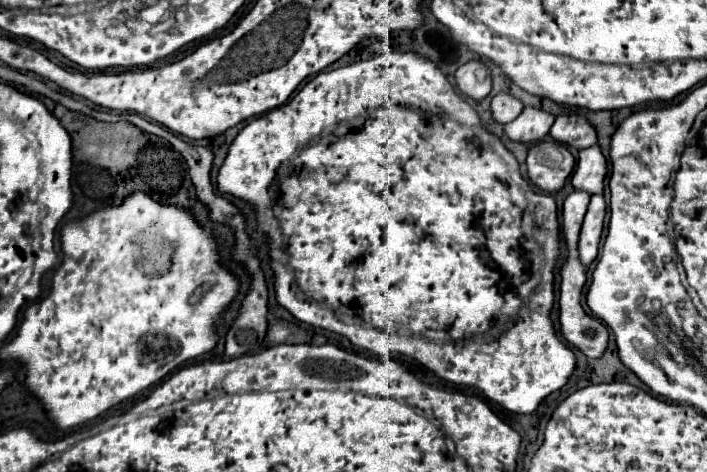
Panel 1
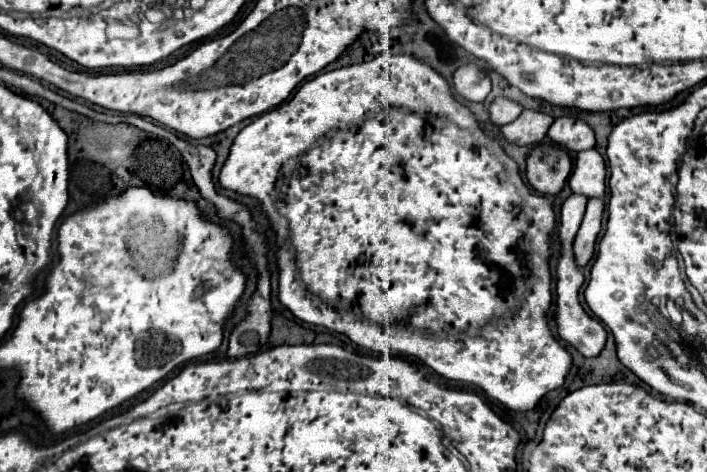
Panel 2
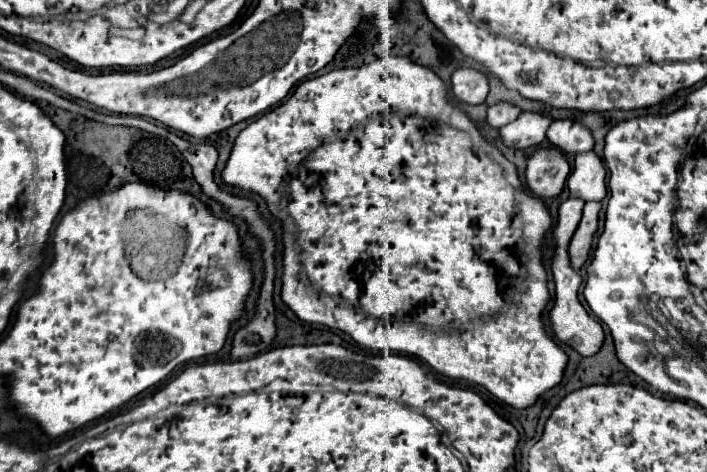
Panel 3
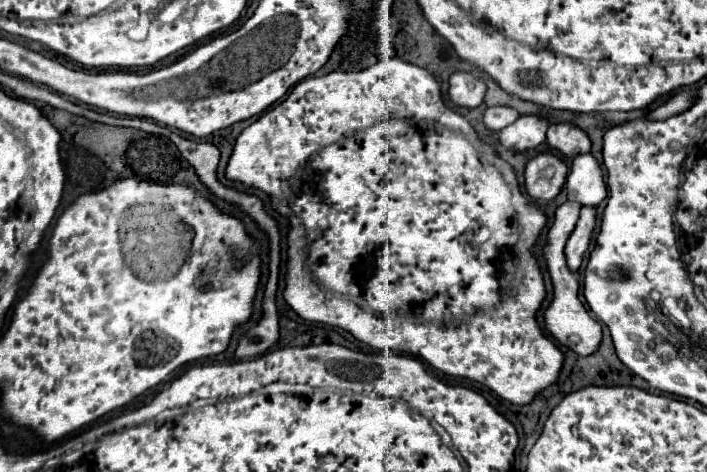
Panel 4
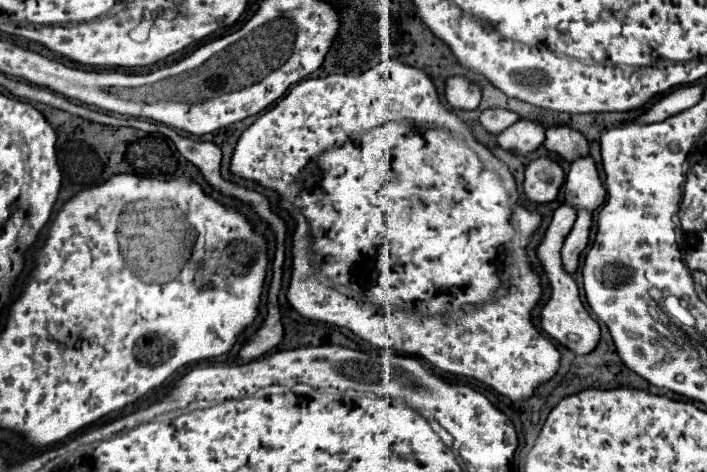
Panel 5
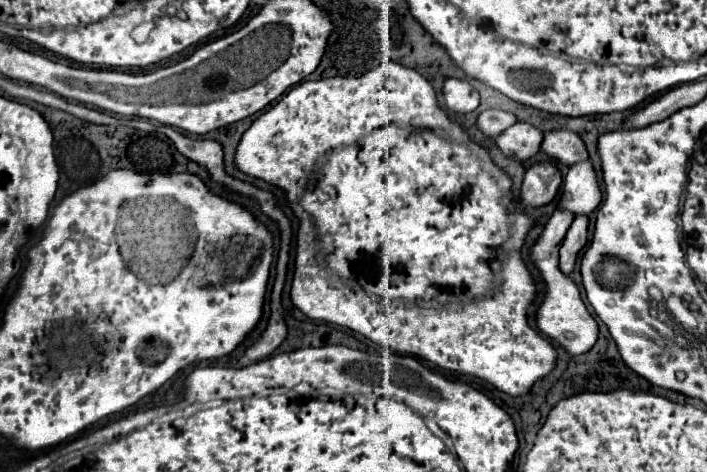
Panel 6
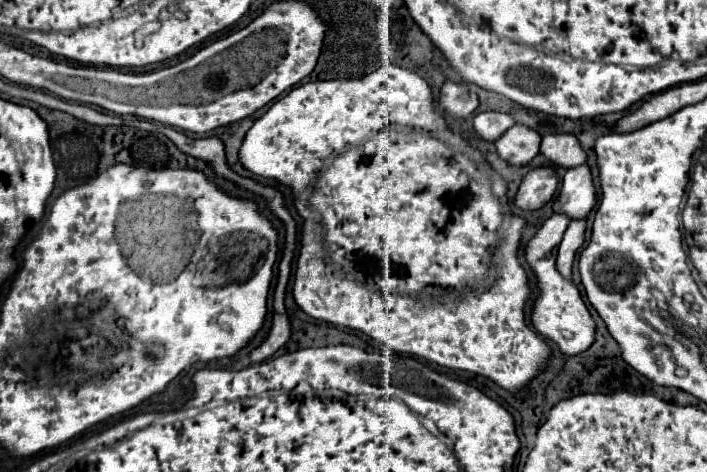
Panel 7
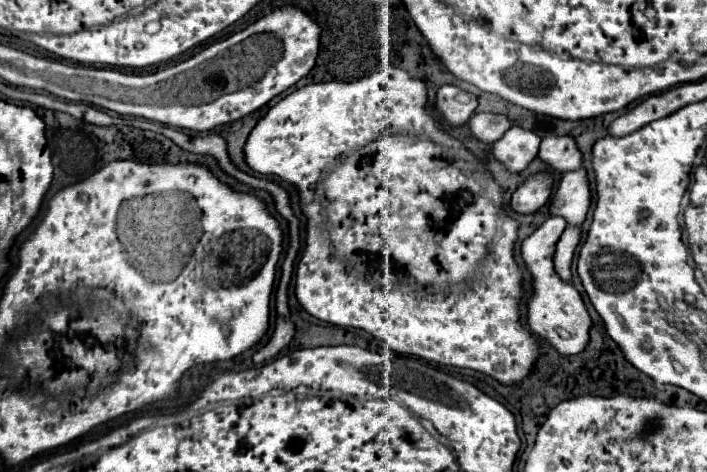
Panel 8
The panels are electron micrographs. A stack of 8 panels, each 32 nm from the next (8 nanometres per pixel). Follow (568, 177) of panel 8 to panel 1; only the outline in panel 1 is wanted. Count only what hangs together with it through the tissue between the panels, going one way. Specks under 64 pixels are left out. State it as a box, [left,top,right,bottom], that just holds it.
[572,144,608,194]

